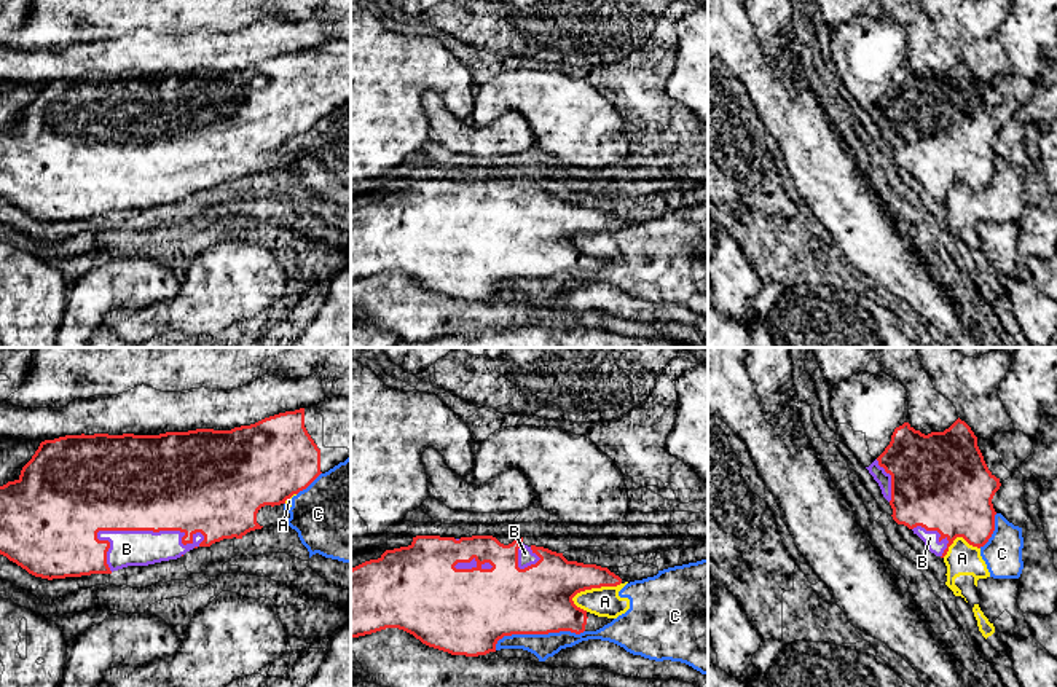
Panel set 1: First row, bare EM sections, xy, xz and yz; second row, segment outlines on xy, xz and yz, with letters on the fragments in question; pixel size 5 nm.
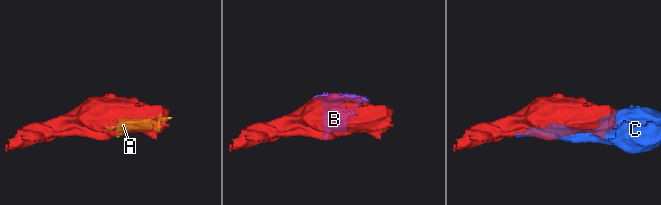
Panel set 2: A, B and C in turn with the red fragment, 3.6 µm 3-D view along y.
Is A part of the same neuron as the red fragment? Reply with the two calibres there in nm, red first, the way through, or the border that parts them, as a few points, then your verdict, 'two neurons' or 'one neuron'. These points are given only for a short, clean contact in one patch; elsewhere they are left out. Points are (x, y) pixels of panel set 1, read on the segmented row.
calibres 280 and 150 nm; two neurons

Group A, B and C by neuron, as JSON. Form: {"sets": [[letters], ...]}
{"sets": [["A", "C"], ["B"]]}

